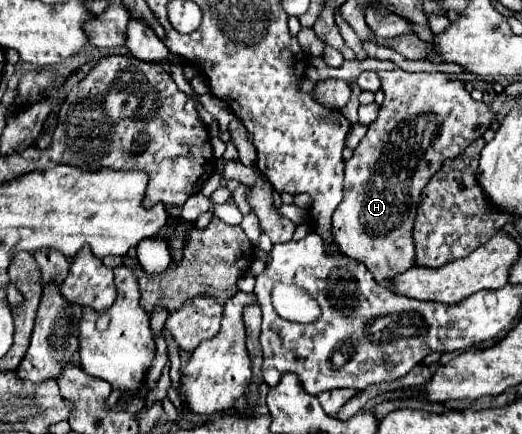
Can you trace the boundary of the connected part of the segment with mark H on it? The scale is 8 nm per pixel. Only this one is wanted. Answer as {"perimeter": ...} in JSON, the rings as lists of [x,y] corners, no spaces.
{"perimeter":[[[372,57],[360,61],[360,69],[372,69],[380,75],[386,99],[380,105],[380,117],[368,125],[352,159],[346,161],[344,199],[332,213],[332,237],[344,255],[364,263],[376,283],[390,289],[396,275],[416,265],[412,229],[426,183],[446,159],[460,157],[470,143],[482,137],[496,121],[496,113],[490,109],[490,103],[474,101],[464,89],[464,83],[446,73],[406,73],[392,61],[378,61]]]}

